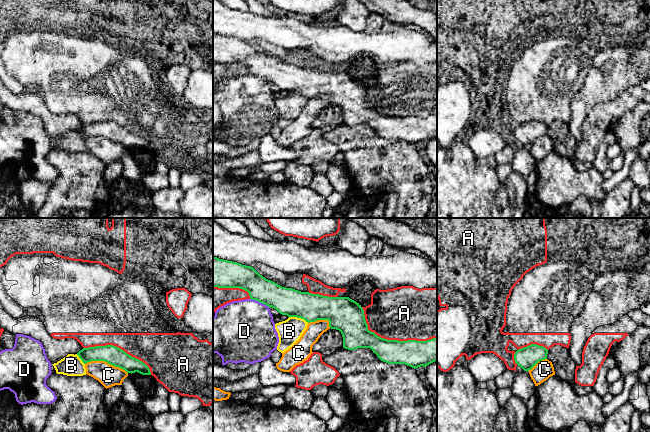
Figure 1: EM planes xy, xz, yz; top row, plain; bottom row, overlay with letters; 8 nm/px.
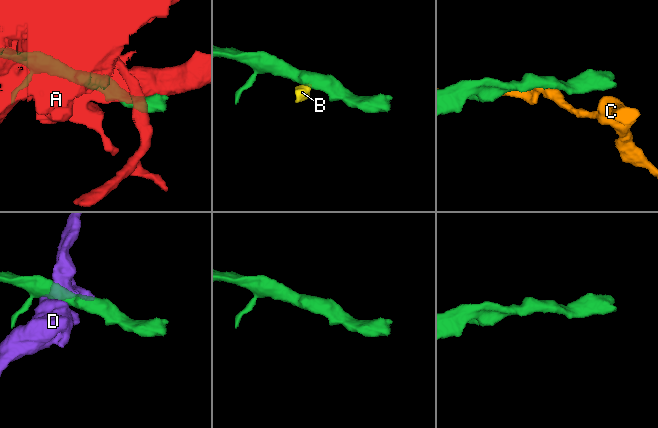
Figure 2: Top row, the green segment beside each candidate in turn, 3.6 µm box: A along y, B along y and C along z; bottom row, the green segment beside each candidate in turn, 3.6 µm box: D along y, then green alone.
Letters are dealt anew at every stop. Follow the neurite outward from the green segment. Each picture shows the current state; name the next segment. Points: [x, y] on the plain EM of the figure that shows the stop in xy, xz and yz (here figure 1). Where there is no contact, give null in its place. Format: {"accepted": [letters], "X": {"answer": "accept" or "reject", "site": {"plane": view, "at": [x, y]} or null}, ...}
{"accepted": [], "A": {"answer": "reject", "site": {"plane": "xz", "at": [391, 116]}}, "B": {"answer": "reject", "site": {"plane": "xz", "at": [299, 93]}}, "C": {"answer": "reject", "site": {"plane": "xy", "at": [106, 137]}}, "D": {"answer": "reject", "site": {"plane": "xz", "at": [260, 78]}}}

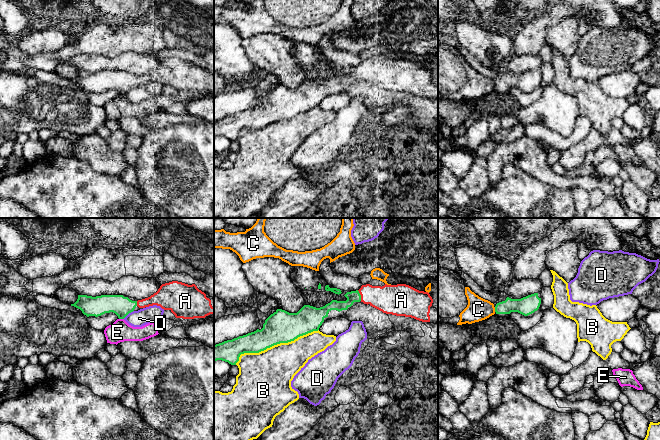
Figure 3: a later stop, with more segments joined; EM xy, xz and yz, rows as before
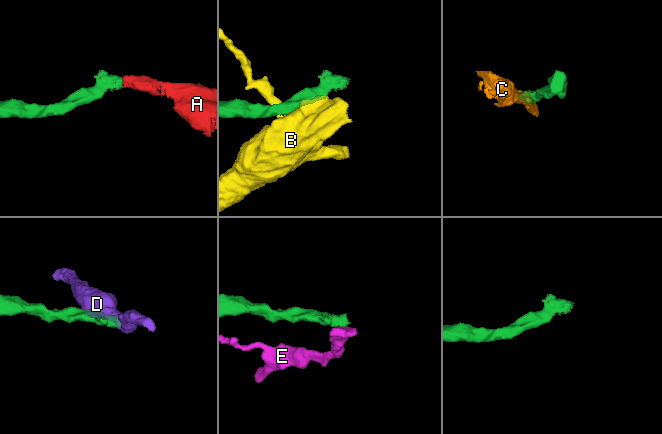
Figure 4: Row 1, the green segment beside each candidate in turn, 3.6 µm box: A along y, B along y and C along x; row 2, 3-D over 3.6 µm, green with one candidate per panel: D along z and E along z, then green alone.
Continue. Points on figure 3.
{"accepted": ["A"], "A": {"answer": "accept", "site": {"plane": "xz", "at": [360, 71]}}, "B": {"answer": "reject", "site": {"plane": "xz", "at": [274, 120]}}, "C": {"answer": "reject", "site": {"plane": "yz", "at": [495, 85]}}, "D": {"answer": "reject", "site": {"plane": "xy", "at": [128, 89]}}, "E": {"answer": "reject", "site": {"plane": "xy", "at": [121, 94]}}}

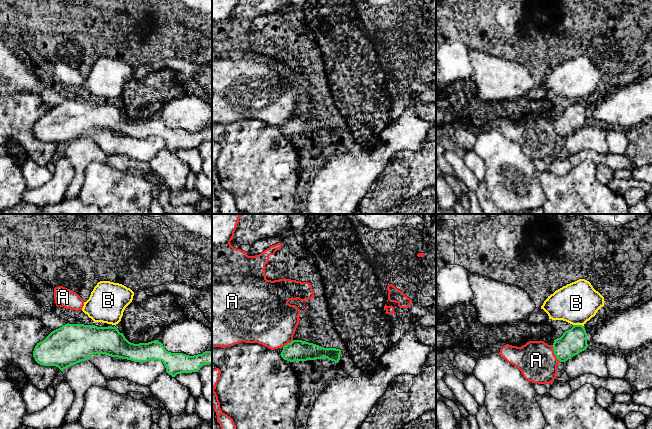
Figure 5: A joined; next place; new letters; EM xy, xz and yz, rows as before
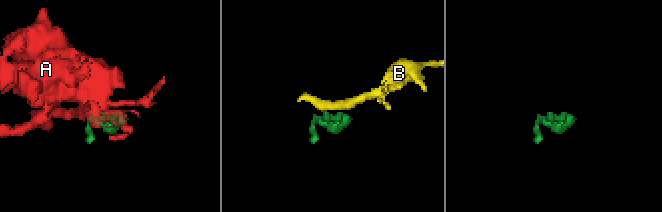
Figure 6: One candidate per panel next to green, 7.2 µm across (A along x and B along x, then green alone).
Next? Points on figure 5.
{"accepted": [], "A": {"answer": "reject", "site": {"plane": "yz", "at": [554, 129]}}, "B": {"answer": "reject", "site": {"plane": "yz", "at": [578, 101]}}}

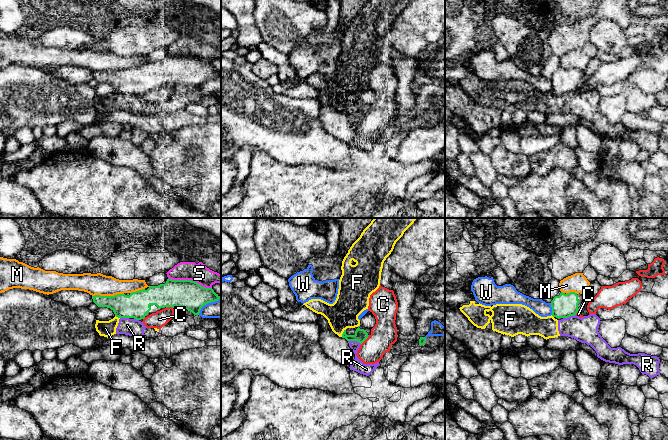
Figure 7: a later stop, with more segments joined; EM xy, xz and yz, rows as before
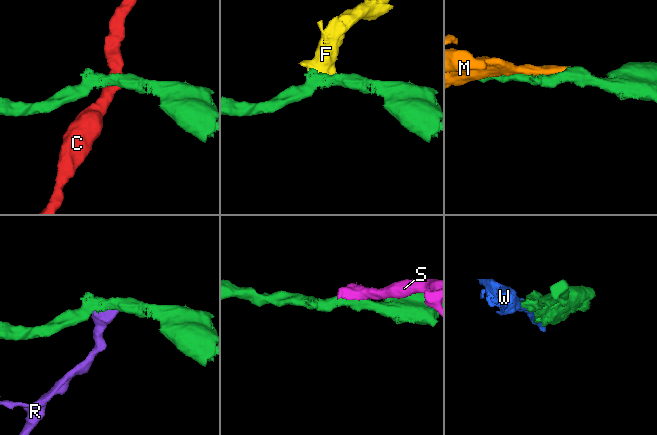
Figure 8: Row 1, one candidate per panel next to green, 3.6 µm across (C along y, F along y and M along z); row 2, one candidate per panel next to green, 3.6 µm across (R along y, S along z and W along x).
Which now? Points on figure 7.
{"accepted": [], "C": {"answer": "reject", "site": {"plane": "xz", "at": [365, 115]}}, "F": {"answer": "reject", "site": {"plane": "xz", "at": [343, 109]}}, "M": {"answer": "reject", "site": {"plane": "xy", "at": [107, 72]}}, "R": {"answer": "reject", "site": {"plane": "xz", "at": [354, 116]}}, "S": {"answer": "reject", "site": {"plane": "xy", "at": [190, 56]}}, "W": {"answer": "reject", "site": {"plane": "yz", "at": [552, 85]}}}

